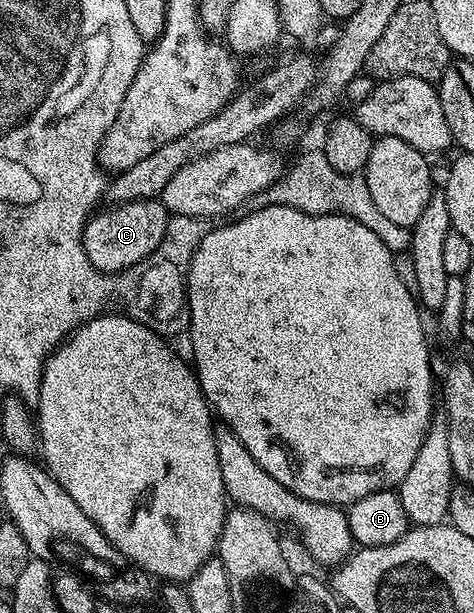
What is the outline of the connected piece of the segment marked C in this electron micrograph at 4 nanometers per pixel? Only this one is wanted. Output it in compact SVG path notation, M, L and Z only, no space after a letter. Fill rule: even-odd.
M161 200L127 201L115 204L114 209L95 212L82 231L82 246L92 263L102 273L119 273L143 261L168 236L168 214Z

